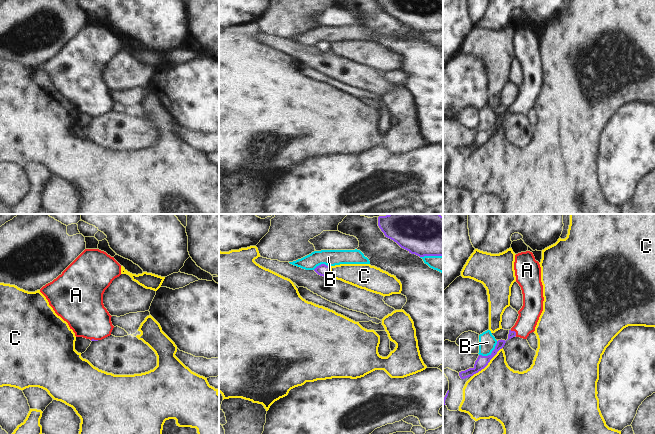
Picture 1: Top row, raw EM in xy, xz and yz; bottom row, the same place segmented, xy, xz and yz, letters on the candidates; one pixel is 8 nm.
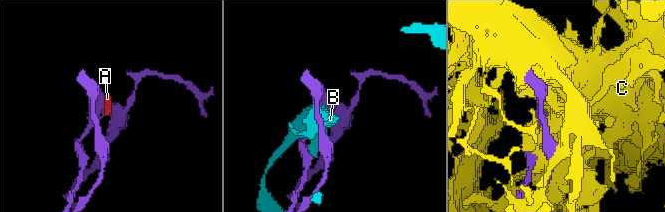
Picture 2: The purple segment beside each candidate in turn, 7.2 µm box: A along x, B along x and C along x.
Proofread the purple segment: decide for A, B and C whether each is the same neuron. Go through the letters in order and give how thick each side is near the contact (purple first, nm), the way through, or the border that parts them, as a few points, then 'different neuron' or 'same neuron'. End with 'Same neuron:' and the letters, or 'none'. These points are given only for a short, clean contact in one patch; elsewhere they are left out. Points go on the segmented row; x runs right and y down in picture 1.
A: 70 nm thick on the purple side, 170 nm on the other; runs through yz (500, 344), (514, 331), (529, 314); same neuron
B: 100 nm thick on the purple side, 140 nm on the other; different neuron
C: 100 nm thick on the purple side, 440 nm on the other; different neuron
Same neuron: A

